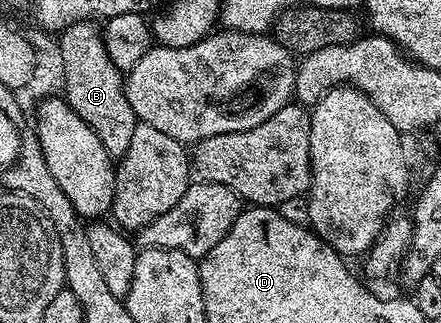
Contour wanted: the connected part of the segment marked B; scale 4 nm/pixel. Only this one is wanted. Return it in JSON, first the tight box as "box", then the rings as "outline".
{"box":[57,22,139,158],"outline":[[[87,22],[73,24],[57,37],[61,57],[64,58],[64,99],[88,126],[104,142],[104,150],[108,150],[111,158],[121,158],[132,143],[132,133],[139,124],[132,106],[126,97],[124,74],[108,58],[106,43],[102,40],[102,32],[97,23]]]}

